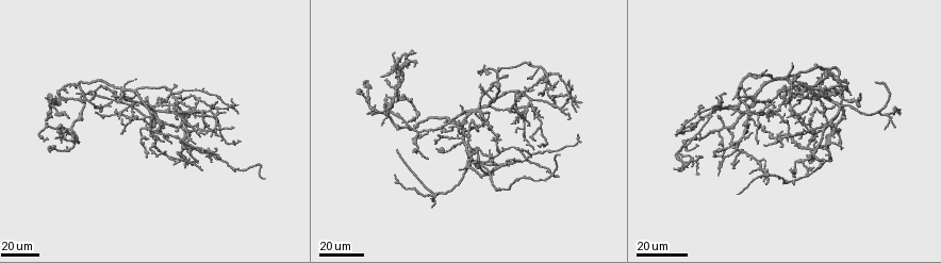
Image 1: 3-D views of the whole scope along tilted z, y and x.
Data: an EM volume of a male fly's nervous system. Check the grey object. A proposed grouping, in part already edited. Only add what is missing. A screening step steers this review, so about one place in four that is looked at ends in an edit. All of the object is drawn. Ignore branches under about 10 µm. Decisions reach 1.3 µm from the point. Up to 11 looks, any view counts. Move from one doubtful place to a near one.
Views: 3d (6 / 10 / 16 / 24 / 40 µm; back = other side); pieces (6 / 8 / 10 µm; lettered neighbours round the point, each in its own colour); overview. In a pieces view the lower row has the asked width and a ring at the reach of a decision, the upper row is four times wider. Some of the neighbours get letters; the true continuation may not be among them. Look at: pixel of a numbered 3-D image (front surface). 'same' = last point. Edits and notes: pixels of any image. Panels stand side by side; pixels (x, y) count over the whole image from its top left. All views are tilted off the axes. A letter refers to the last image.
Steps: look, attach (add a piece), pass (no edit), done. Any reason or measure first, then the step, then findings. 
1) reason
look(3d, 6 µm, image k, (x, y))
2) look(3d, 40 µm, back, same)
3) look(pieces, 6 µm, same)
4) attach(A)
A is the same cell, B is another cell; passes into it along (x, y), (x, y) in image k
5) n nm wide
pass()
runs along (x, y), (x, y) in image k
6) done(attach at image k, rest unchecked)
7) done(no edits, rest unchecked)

look(3d, 24 µm, image 1, (80, 96))

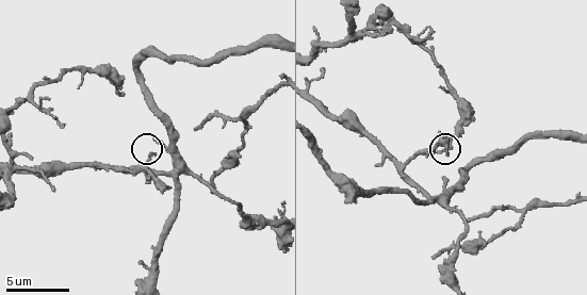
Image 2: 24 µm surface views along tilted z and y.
see the neighbours
look(pieces, 10 µm, image 2, (153, 153))

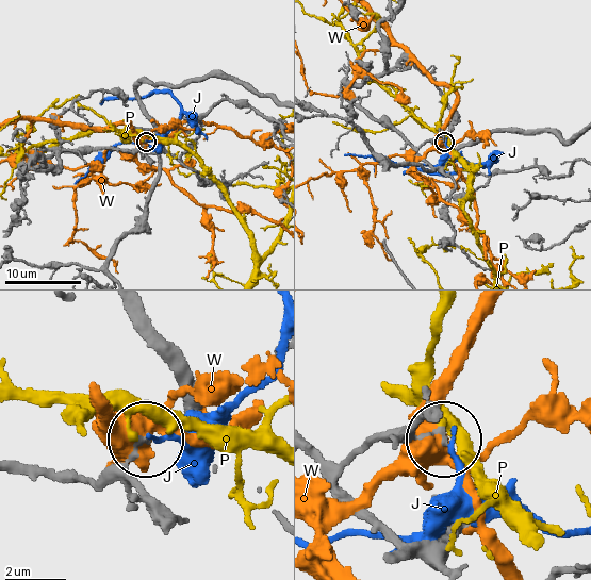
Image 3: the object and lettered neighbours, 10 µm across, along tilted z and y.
190 nm wide
pass()
J, P and W are other cells; no lettered piece goes on from it

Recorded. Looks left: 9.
end of a long branch
look(3d, 40 µm, image 1, (396, 148))

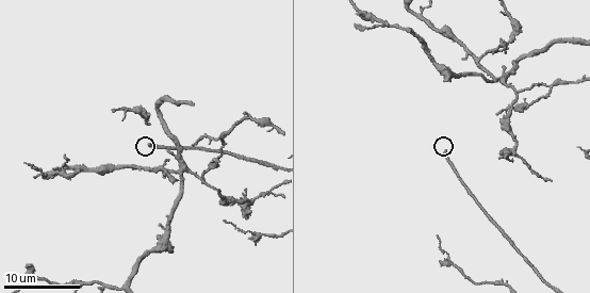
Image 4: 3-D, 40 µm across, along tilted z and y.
look(3d, 6 µm, image 4, (150, 145))

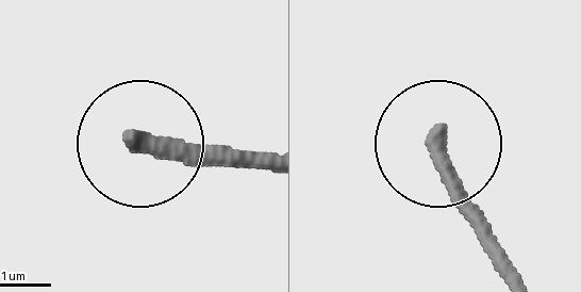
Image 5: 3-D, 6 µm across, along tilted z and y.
look(pieces, 6 µm, image 5, (435, 132))

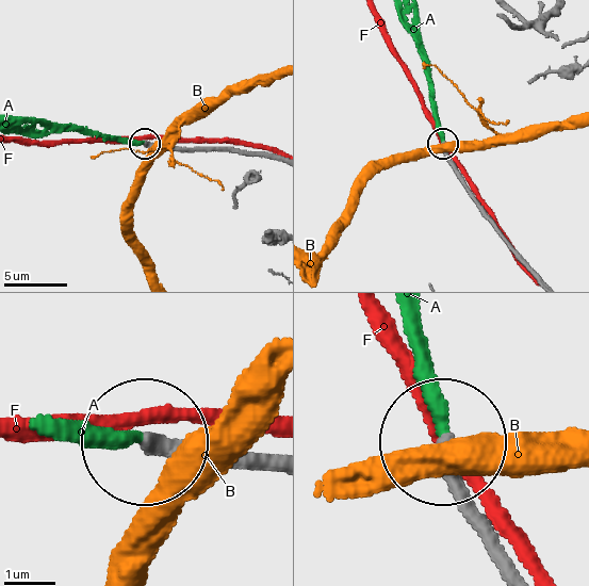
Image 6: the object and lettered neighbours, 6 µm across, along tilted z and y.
attach(A)
A is the same cell, B and F are other cells; passes into it along (460, 174), (446, 153), (431, 83), (404, 14) in image 6; the neuron continues

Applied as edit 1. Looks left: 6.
an open end
look(3d, 10 µm, image 2, (470, 222))

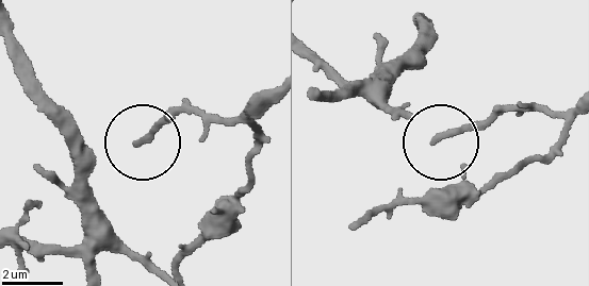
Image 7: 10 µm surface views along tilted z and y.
look(pieces, 10 µm, image 7, (438, 140))

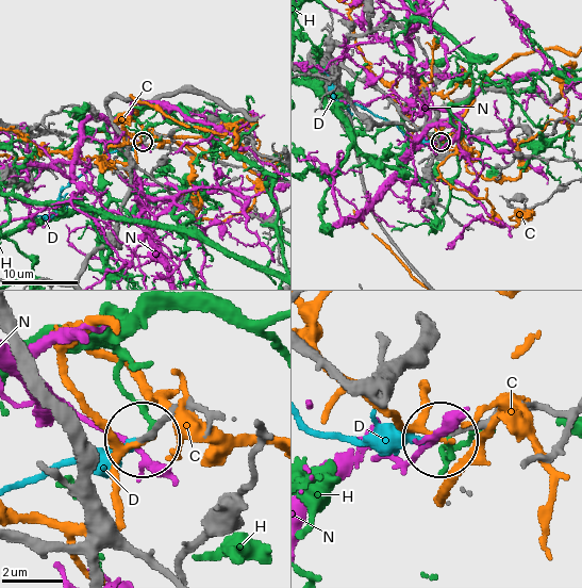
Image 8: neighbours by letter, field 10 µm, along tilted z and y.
attach(D)
D is the same cell, C, H and N are other cells; it goes on there

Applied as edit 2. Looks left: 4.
look(overview)

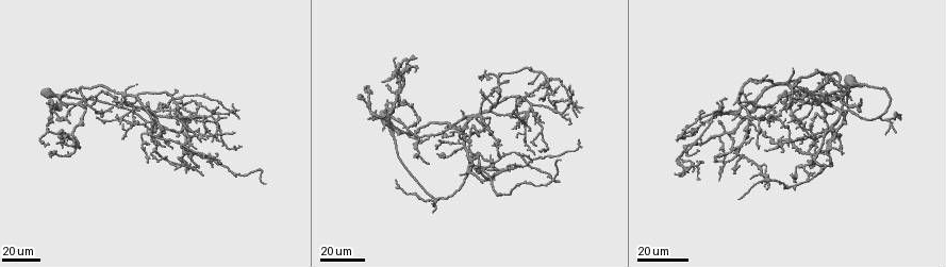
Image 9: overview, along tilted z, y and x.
branch stops here
look(3d, 40 µm, image 9, (56, 141))

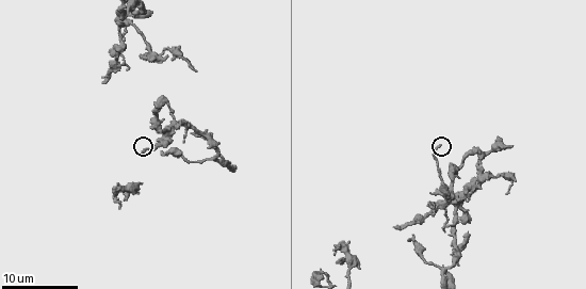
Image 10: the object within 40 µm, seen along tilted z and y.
look(3d, 10 µm, image 10, (142, 152))

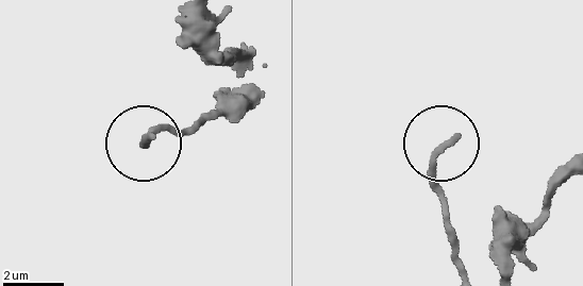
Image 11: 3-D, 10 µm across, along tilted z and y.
look(pieces, 8 µm, image 11, (455, 139))

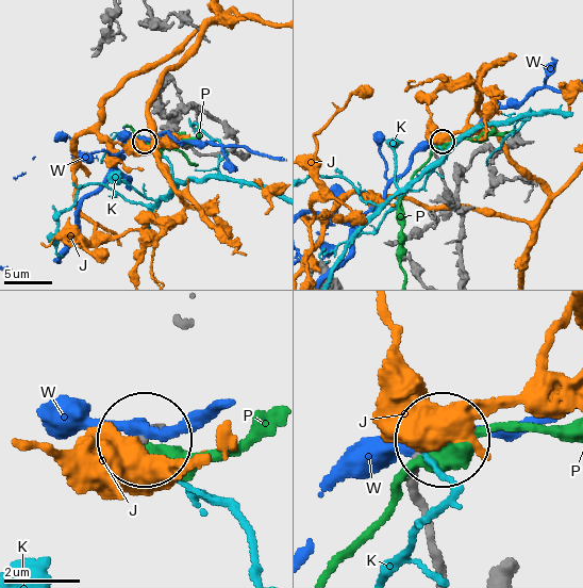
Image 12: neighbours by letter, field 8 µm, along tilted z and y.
pass()
J, K, P and W are other cells; no lettered piece goes on from it

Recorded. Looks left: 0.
done(attach at image 6, attach at image 8, rest unchecked)

